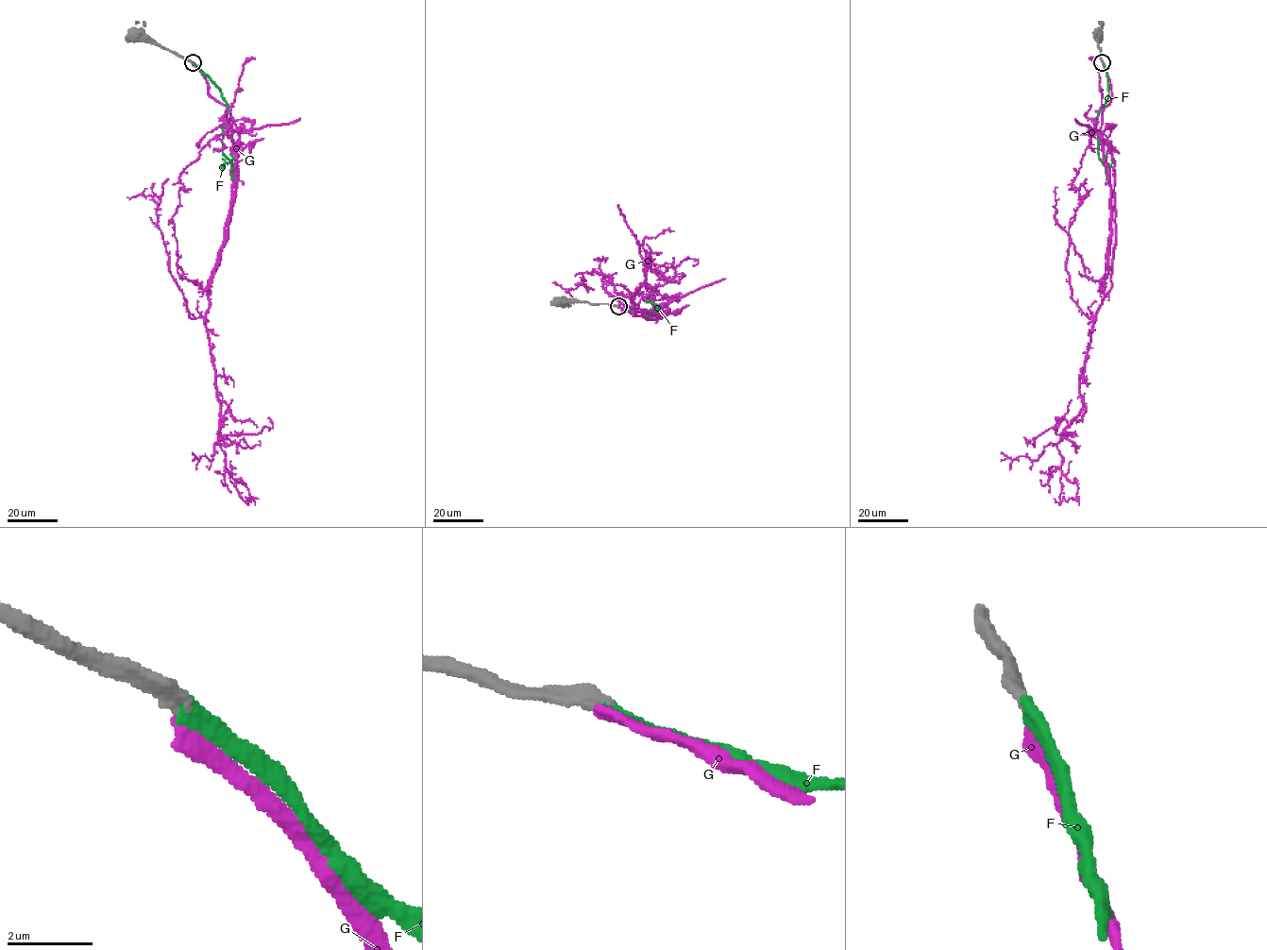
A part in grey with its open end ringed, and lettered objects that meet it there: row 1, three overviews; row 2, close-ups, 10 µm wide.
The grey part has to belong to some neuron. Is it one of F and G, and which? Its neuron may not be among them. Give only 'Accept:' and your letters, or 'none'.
Accept: F

